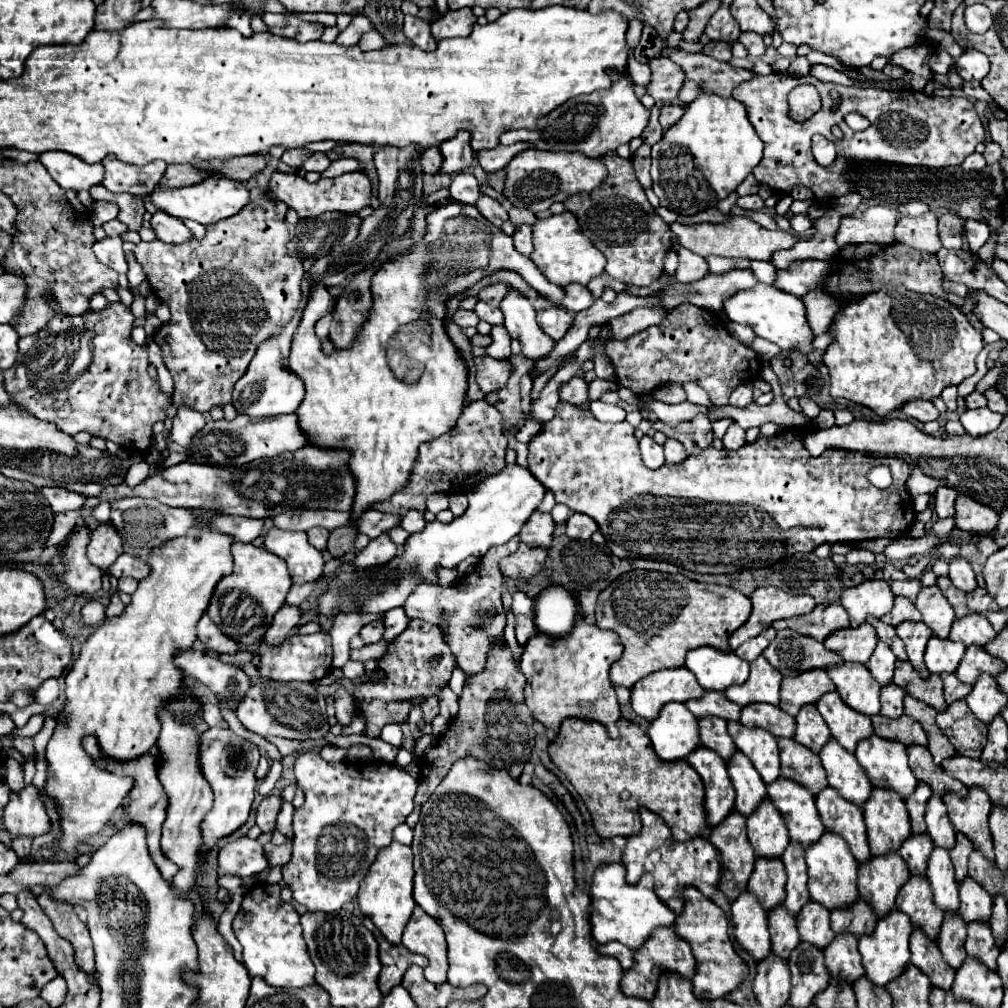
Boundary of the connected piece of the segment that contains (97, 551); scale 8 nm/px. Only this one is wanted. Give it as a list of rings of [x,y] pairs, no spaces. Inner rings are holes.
[[[98,525],[88,543],[88,559],[100,569],[108,569],[120,555],[122,537],[118,537],[112,525]]]

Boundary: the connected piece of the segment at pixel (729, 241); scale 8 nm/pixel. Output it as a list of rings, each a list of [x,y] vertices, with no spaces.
[[[730,217],[726,223],[694,223],[694,225],[682,225],[672,223],[670,231],[678,237],[680,245],[702,255],[722,255],[722,257],[746,257],[746,259],[770,259],[770,255],[778,249],[790,249],[798,241],[798,235],[786,233],[786,231],[768,231],[754,223],[748,217]]]

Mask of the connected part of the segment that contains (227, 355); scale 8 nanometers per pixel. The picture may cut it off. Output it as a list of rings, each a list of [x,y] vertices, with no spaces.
[[[254,187],[250,189],[248,205],[238,215],[206,227],[204,241],[168,245],[154,239],[150,243],[140,241],[134,247],[136,261],[144,267],[154,295],[170,307],[172,317],[156,331],[154,341],[160,345],[164,365],[174,379],[174,407],[190,405],[192,409],[206,413],[216,405],[224,407],[230,403],[234,383],[246,371],[258,345],[266,341],[266,337],[274,337],[274,333],[282,331],[294,319],[302,299],[300,281],[306,271],[302,269],[302,261],[286,249],[286,243],[290,241],[284,223],[286,211],[286,203],[278,201],[268,189]]]

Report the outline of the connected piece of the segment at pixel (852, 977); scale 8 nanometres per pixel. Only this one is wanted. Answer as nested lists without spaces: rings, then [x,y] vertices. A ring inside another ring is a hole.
[[[852,933],[836,935],[834,941],[826,945],[824,957],[826,957],[826,967],[836,979],[854,983],[858,977],[864,975],[858,953],[858,937],[854,937]]]

